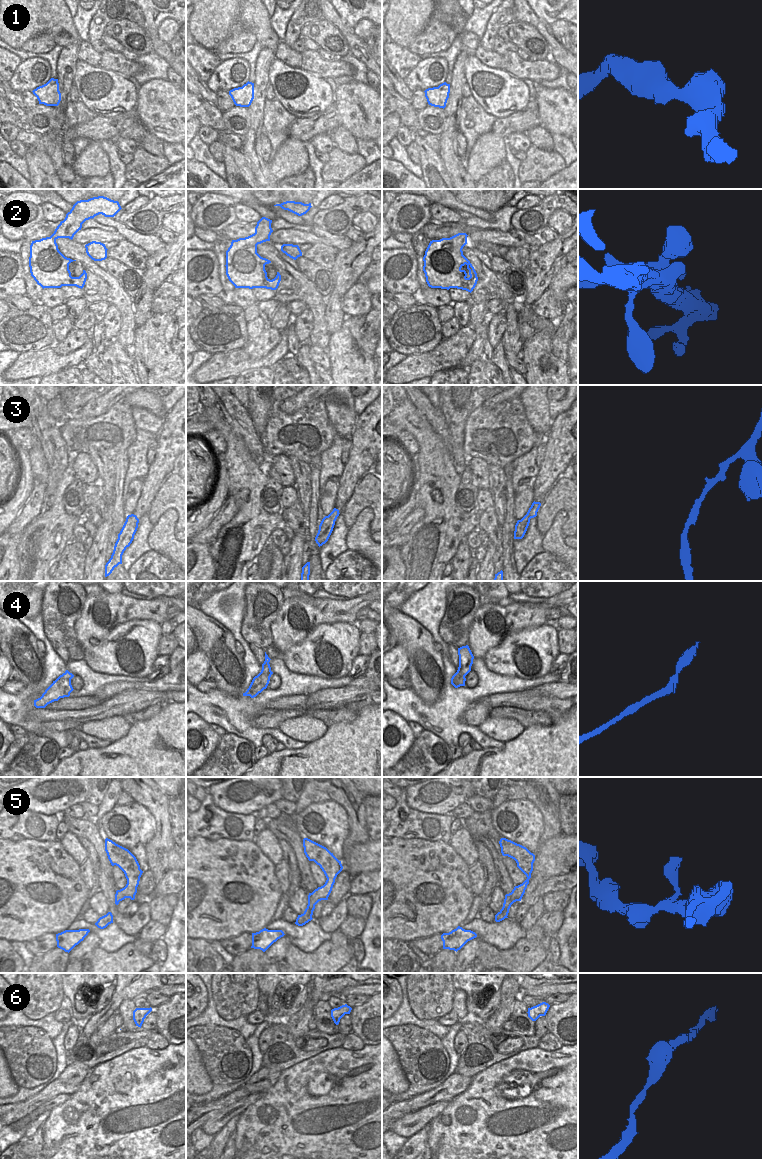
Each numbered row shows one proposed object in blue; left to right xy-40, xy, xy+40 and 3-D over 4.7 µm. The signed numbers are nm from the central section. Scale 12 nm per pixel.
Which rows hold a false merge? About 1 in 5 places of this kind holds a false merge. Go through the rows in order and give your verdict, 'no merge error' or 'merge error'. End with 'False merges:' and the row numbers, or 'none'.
1: no merge error
2: no merge error
3: no merge error
4: no merge error
5: no merge error
6: no merge error
False merges: none

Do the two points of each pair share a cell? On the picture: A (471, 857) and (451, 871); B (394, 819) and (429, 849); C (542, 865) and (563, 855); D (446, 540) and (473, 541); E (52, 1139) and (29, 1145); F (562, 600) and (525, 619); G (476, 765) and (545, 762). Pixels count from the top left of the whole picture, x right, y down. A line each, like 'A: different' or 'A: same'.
A: different
B: different
C: same
D: different
E: different
F: same
G: same

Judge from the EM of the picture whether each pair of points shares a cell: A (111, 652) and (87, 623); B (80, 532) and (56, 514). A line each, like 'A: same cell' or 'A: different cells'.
A: different cells
B: different cells

